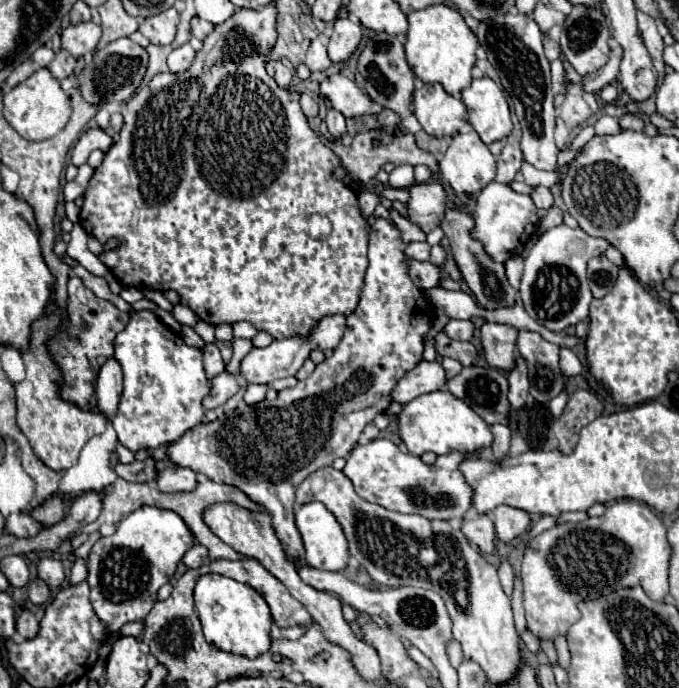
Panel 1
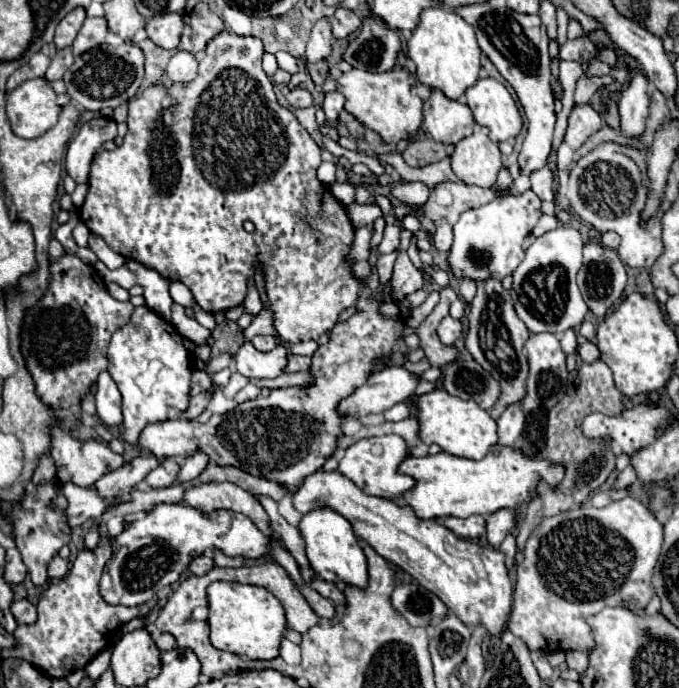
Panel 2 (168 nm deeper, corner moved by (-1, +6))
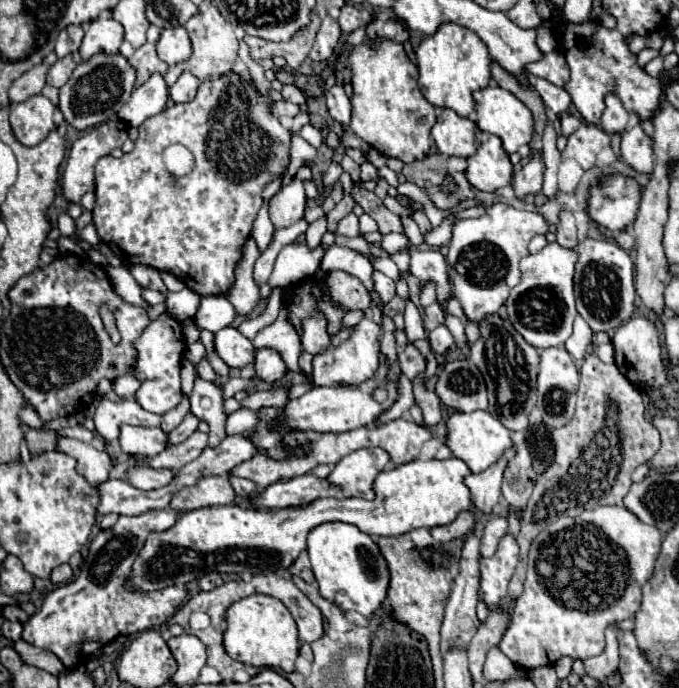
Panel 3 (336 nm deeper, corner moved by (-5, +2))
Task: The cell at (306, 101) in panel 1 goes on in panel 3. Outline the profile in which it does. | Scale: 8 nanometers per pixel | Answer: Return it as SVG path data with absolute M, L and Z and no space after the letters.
M277 99L277 101L271 103L271 113L275 117L295 117L299 113L299 107L285 101L285 99Z

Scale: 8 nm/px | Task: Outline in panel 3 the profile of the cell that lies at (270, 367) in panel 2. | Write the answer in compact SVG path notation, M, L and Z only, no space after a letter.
M225 327L213 337L215 353L233 369L243 369L255 359L255 349L247 337L243 337L235 327Z

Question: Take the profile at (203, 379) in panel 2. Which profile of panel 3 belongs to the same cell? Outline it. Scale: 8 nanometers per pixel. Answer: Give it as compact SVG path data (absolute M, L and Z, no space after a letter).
M183 397L183 401L177 405L177 409L171 409L169 413L163 415L163 425L161 425L161 429L163 429L165 433L171 433L171 431L183 421L183 417L187 415L187 411L189 411L189 399Z

